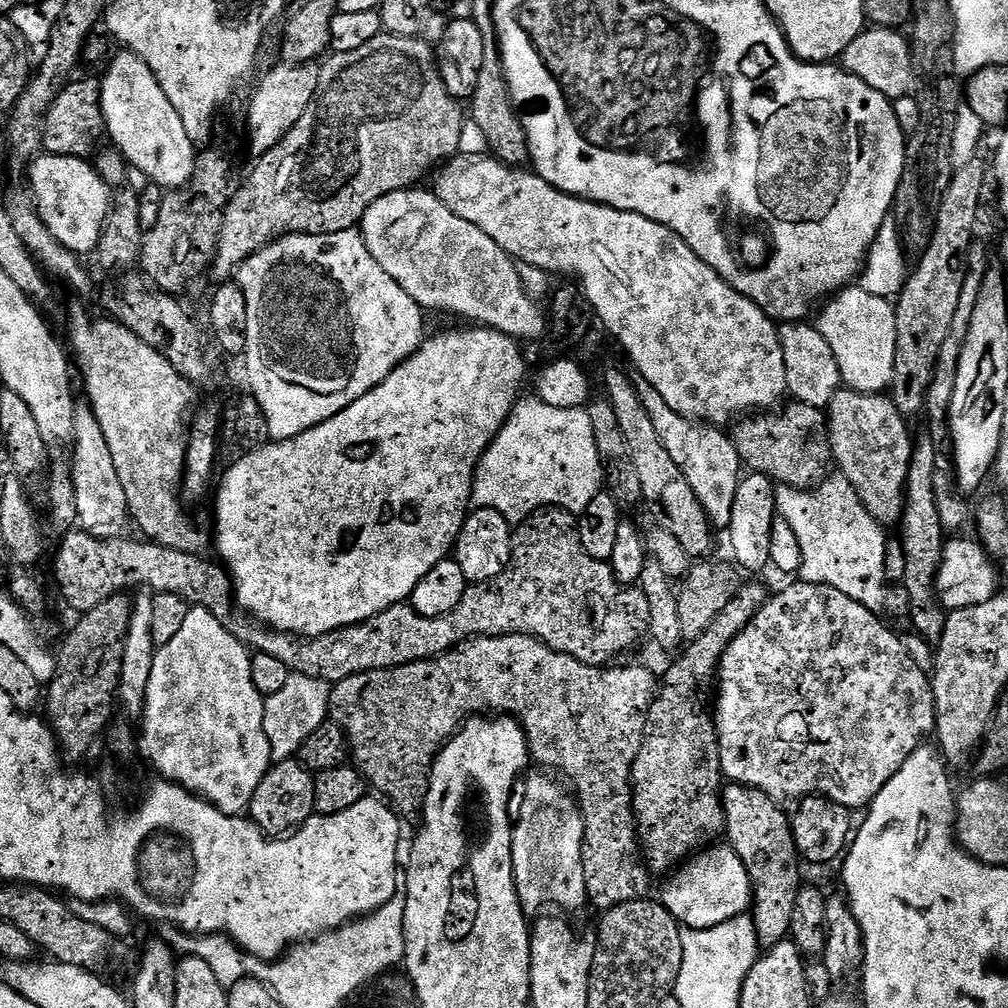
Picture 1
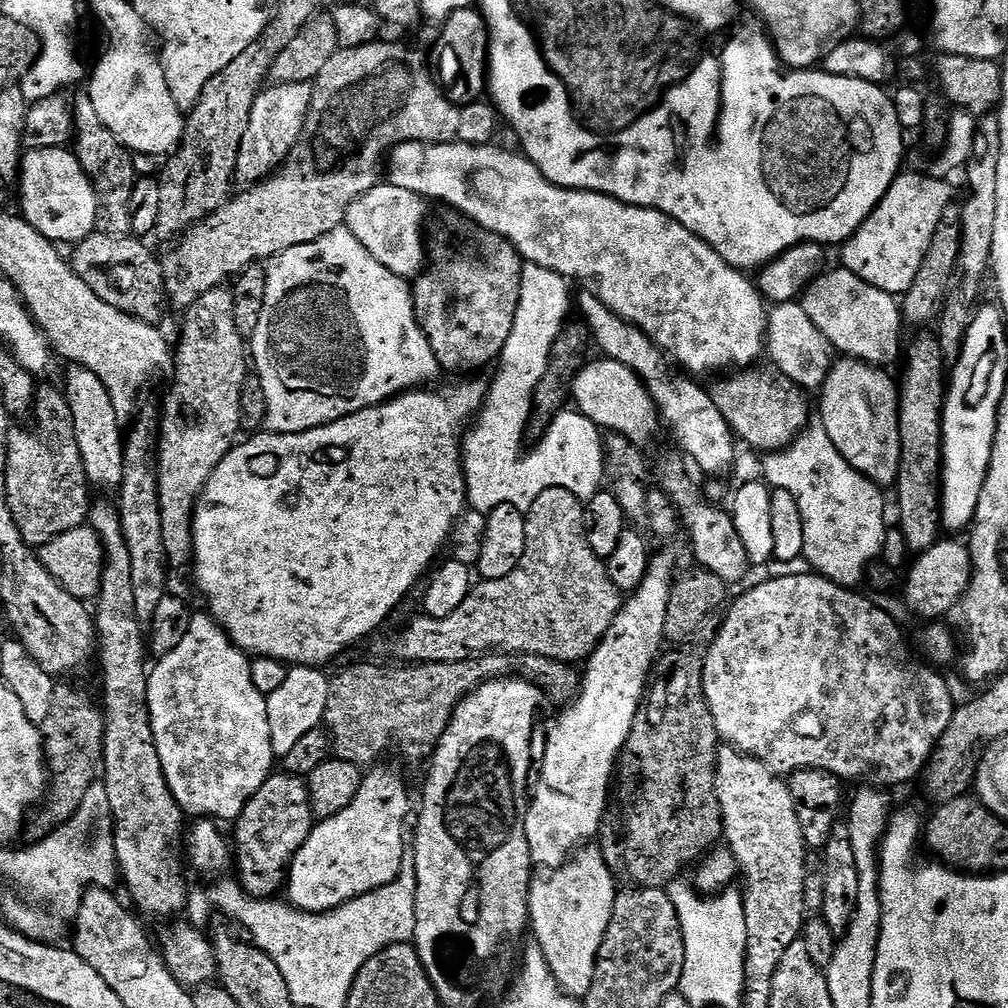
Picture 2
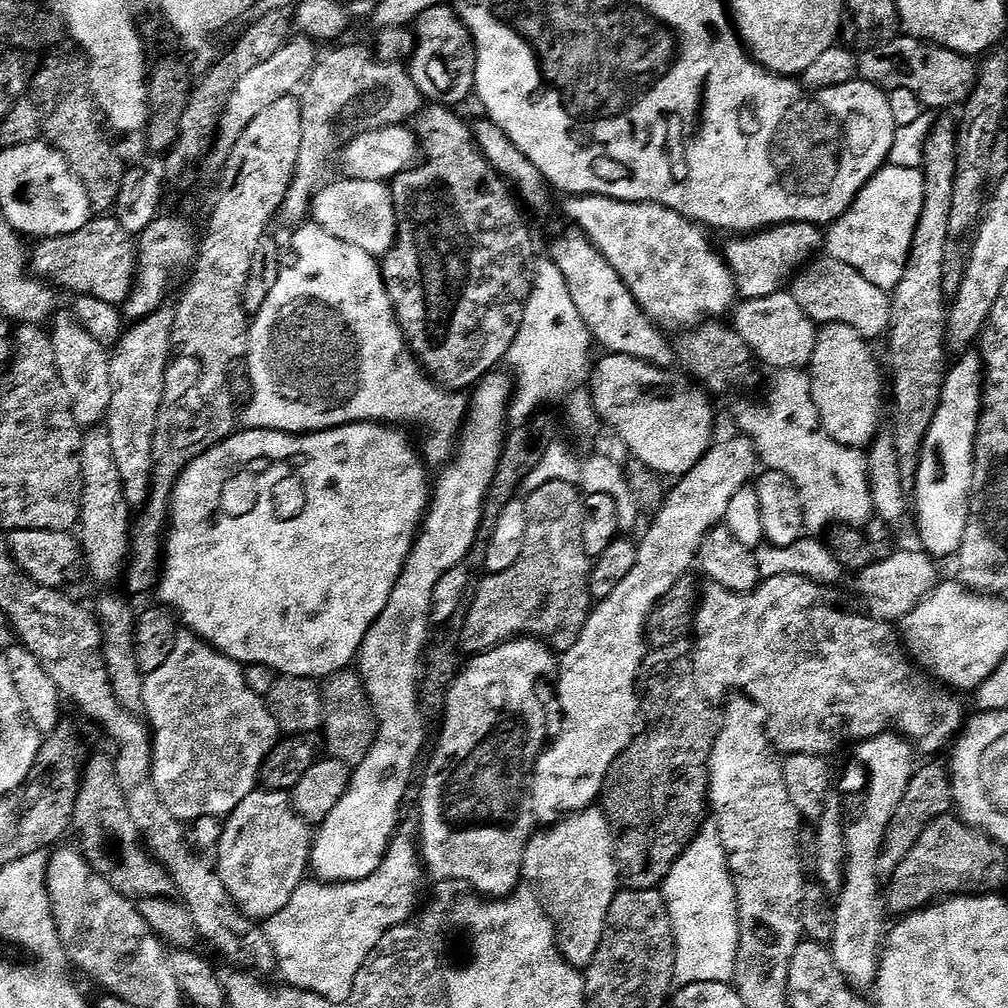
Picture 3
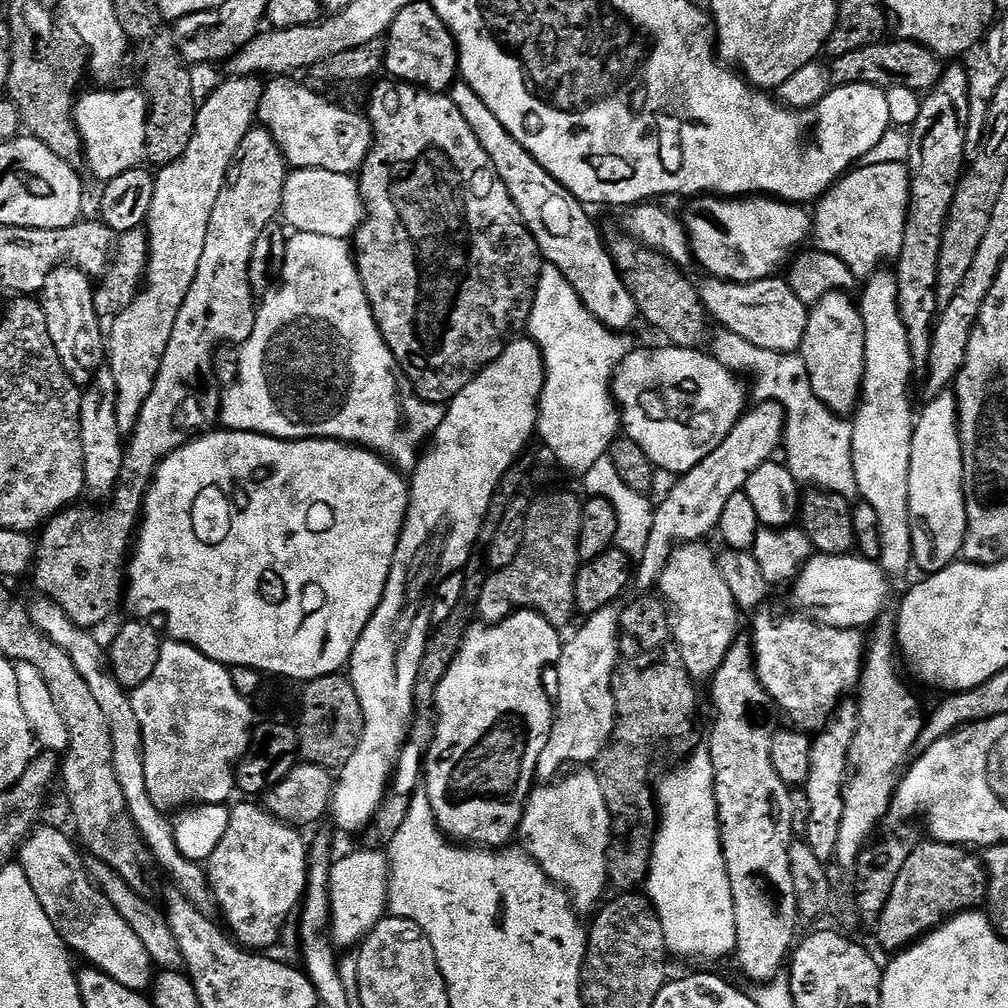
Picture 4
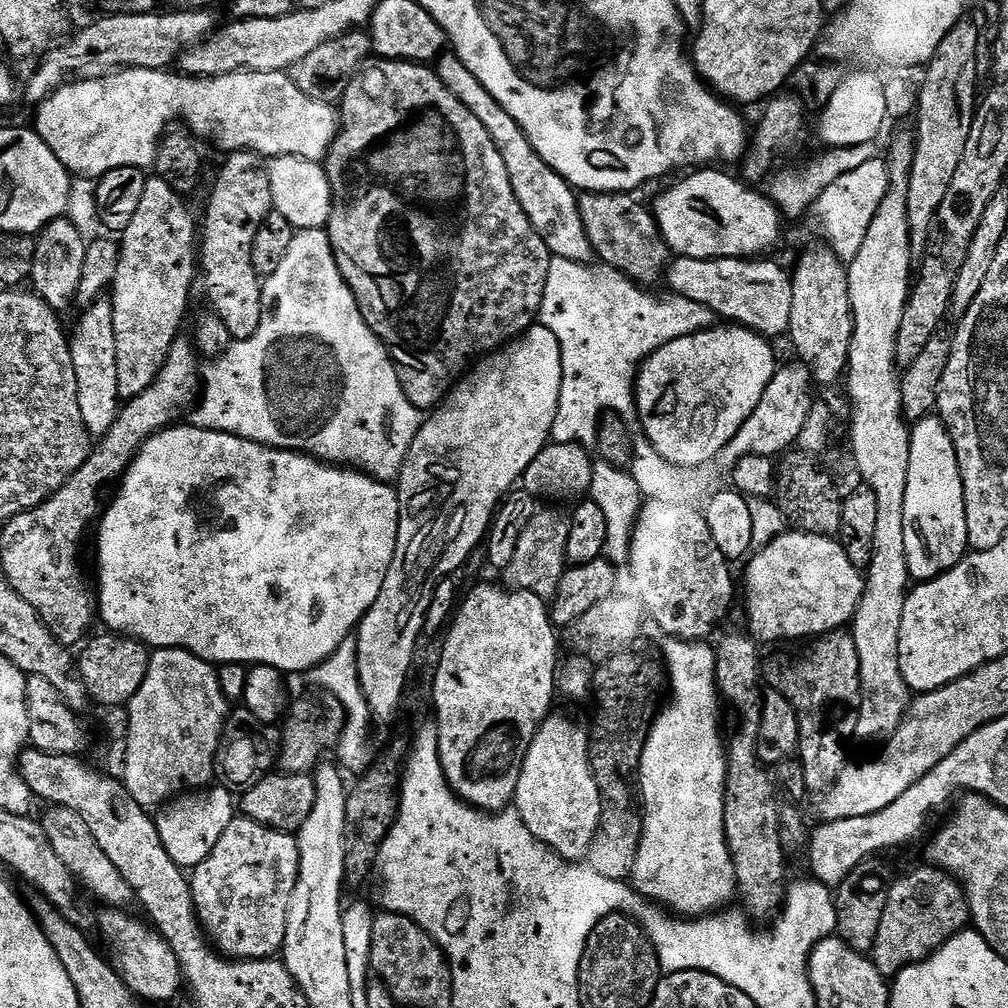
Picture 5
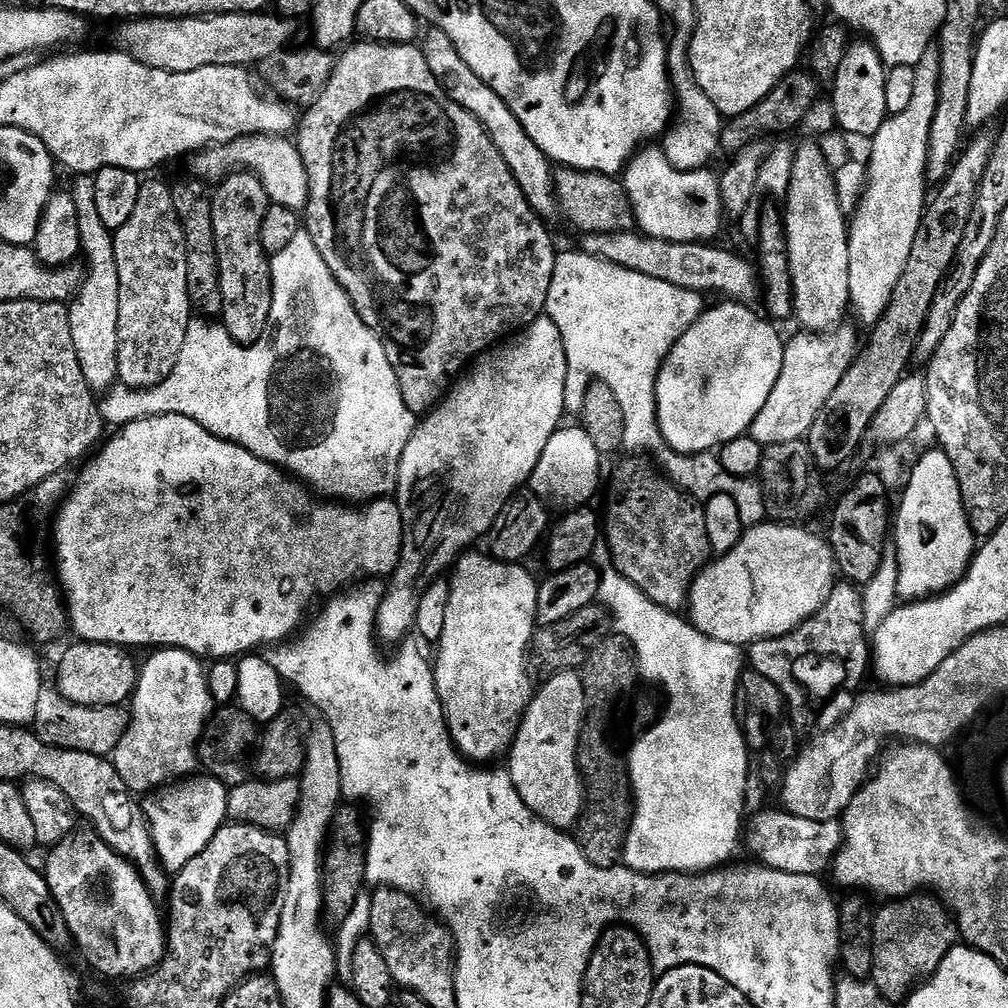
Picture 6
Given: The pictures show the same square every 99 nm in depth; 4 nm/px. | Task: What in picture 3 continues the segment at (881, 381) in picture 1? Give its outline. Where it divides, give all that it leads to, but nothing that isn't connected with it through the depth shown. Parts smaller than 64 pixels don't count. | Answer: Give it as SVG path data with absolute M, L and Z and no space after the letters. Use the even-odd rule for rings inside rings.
M831 258L820 259L813 259L791 281L790 291L794 302L798 302L798 306L802 306L804 313L817 325L845 324L854 326L854 330L858 330L858 334L863 336L883 337L892 322L892 301L889 293L868 282L858 270L845 262Z

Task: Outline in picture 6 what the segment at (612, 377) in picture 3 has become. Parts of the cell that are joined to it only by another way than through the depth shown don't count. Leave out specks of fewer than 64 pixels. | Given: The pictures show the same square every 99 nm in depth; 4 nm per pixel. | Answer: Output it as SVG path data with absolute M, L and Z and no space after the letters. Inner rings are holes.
M735 302L716 303L720 304L714 305L713 308L711 305L701 314L698 322L688 326L686 334L682 334L682 338L670 350L664 365L660 368L660 373L656 376L657 422L660 427L661 438L674 452L680 452L682 455L698 455L700 452L719 450L724 445L734 442L740 436L745 435L751 429L754 418L758 418L758 414L762 414L762 406L766 406L766 398L770 398L774 386L778 383L778 374L782 374L782 358L784 357L786 340L785 337L780 337L780 332L776 329L779 327L771 319L765 318L763 315L760 317L758 313L752 312L756 310L745 304Z

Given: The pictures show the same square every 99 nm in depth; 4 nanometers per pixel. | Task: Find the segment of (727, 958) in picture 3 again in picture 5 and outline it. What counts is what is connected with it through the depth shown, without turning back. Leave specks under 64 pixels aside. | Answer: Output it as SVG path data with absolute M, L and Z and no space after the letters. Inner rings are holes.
M671 638L661 639L660 648L664 651L662 655L663 663L666 665L666 680L670 685L670 692L672 688L672 701L668 705L665 703L663 707L659 709L658 715L655 720L652 721L650 727L647 729L644 738L644 749L642 750L642 758L640 759L640 771L638 773L638 792L642 797L642 815L644 817L644 829L642 830L642 838L640 839L640 845L638 846L638 858L634 858L634 870L630 877L631 883L634 885L637 892L649 902L655 902L665 909L671 910L673 913L679 914L684 918L699 918L715 913L717 910L723 909L734 897L737 895L738 889L736 887L736 871L734 870L734 862L732 861L732 855L728 849L728 839L726 838L726 830L724 829L724 799L726 798L726 774L728 773L728 754L726 751L726 740L722 735L720 737L720 708L722 712L722 701L720 699L720 692L716 688L716 648L708 642L693 642L691 640L673 640Z

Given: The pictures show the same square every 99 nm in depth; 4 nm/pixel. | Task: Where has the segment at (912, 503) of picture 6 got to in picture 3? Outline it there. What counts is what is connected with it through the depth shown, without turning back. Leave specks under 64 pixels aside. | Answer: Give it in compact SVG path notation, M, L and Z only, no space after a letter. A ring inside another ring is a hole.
M969 350L959 357L960 360L951 365L948 370L948 376L944 379L942 386L942 398L938 410L934 414L934 422L930 422L930 430L924 439L924 445L920 451L920 465L916 467L916 475L914 477L914 485L916 484L916 528L920 531L919 547L927 552L929 556L937 561L943 562L947 556L955 557L962 546L962 534L966 534L966 526L968 525L968 501L972 490L972 479L976 476L976 431L980 425L980 410L982 407L982 385L984 382L984 366L975 351Z

